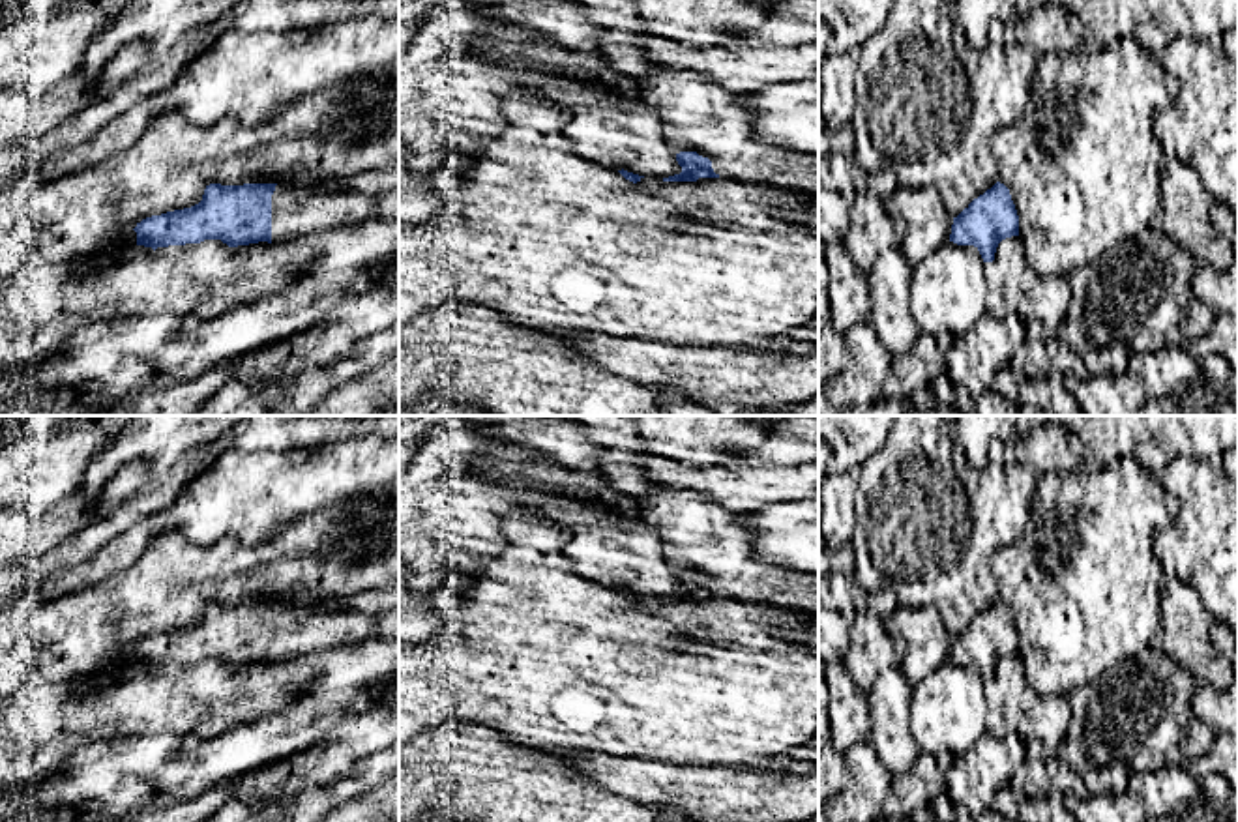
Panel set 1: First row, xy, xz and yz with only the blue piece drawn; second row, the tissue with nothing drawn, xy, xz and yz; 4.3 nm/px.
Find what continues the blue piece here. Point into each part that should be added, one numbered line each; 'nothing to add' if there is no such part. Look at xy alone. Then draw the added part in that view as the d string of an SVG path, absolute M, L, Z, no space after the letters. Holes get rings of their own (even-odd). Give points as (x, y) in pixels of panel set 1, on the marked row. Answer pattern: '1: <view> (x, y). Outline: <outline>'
1: xy (294, 210). Outline: M277 183L272 195L272 243L369 219L399 219L399 187L382 193L356 193Z

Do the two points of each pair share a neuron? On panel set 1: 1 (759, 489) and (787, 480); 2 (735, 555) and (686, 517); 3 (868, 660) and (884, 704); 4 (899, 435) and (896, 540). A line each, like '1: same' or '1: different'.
1: same
2: same
3: different
4: same

